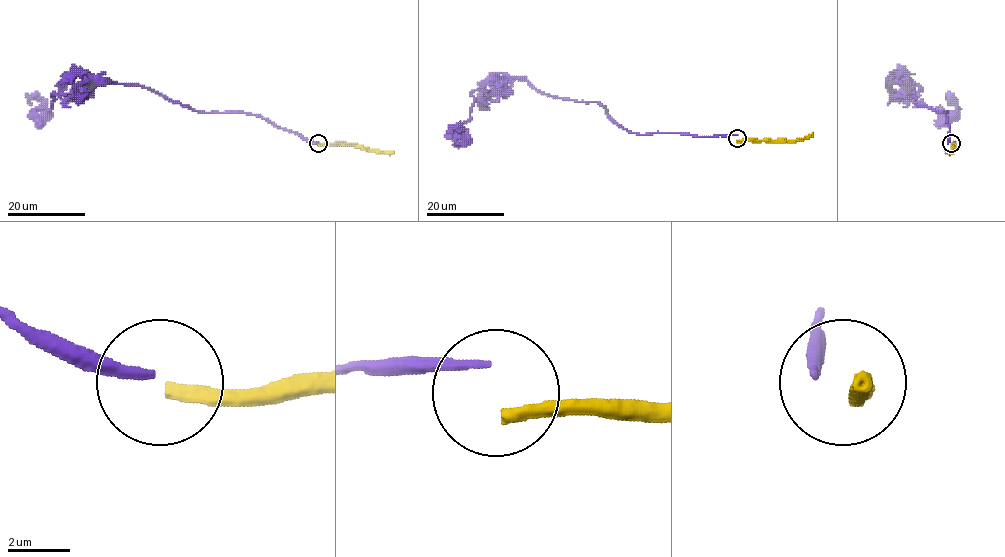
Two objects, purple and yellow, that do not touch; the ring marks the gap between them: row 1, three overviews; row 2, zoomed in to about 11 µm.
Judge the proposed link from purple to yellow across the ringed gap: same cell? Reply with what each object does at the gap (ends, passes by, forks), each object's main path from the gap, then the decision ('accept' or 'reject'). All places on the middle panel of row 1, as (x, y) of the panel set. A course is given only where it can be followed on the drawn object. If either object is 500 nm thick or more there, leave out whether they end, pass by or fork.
purple ends; yellow ends; course purple (737, 135), (636, 134), (596, 102), (498, 77), (471, 94), (470, 117), (456, 132), (462, 145), (450, 138); course yellow (737, 140), (802, 140), (812, 133); reject

